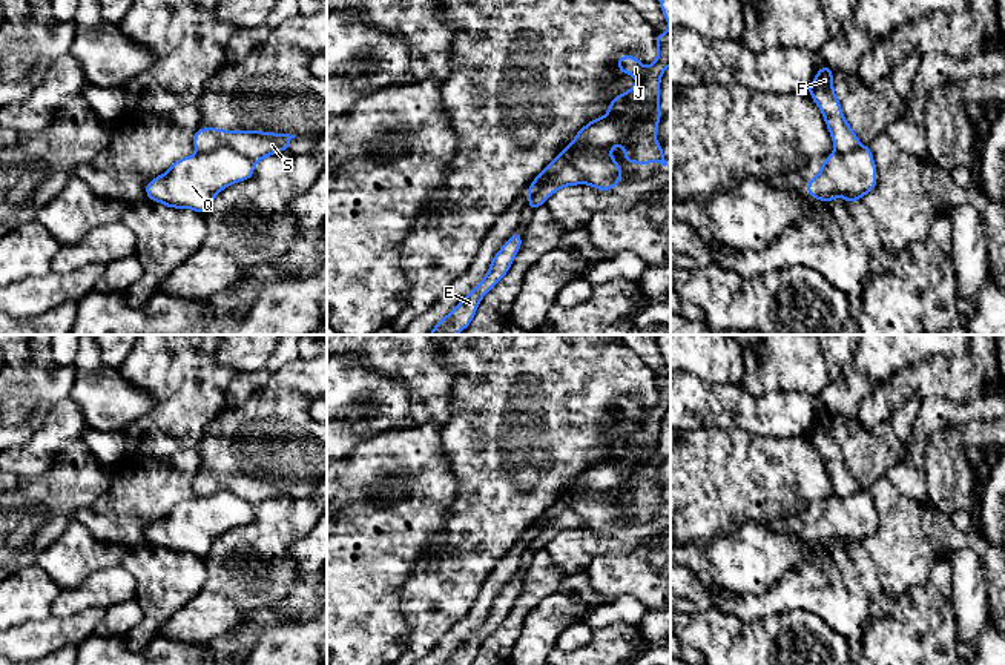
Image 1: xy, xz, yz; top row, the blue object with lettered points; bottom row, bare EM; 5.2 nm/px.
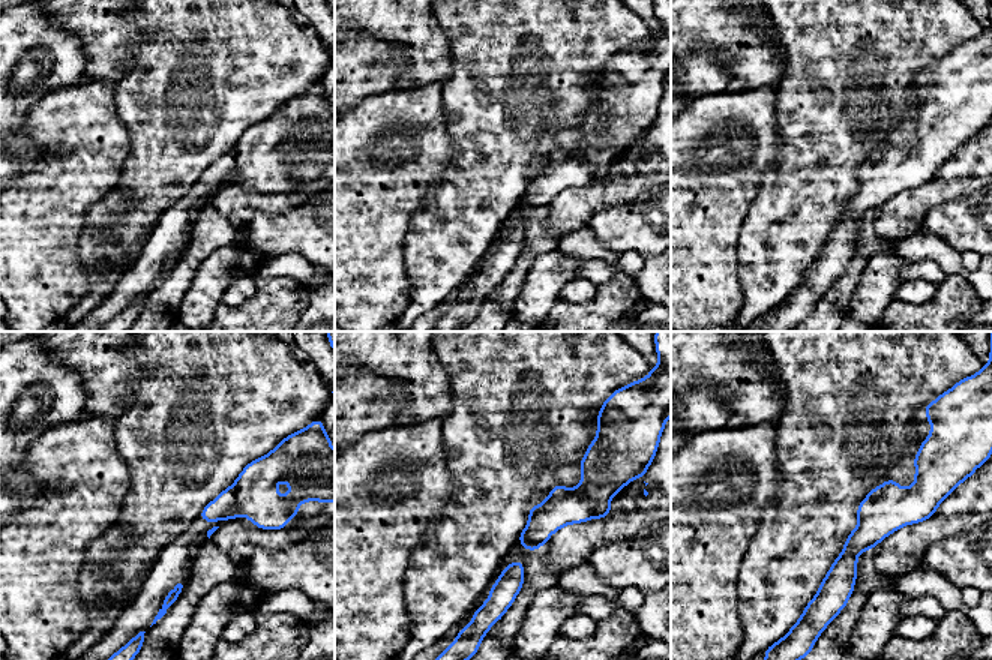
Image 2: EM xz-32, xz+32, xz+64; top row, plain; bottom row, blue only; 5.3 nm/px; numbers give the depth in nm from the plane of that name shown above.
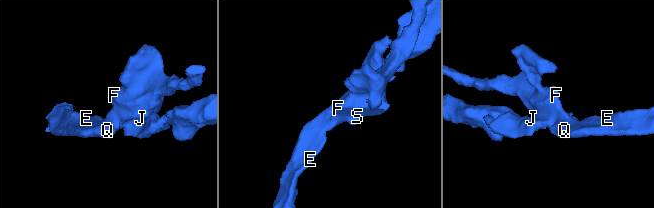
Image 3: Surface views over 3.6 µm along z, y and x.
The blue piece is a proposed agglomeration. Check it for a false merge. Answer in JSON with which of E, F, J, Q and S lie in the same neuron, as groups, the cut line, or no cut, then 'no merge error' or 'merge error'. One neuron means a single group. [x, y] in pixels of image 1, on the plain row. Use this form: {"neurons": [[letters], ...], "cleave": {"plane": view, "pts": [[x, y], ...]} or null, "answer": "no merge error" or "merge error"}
{"neurons": [["E", "J", "Q"], ["F", "S"]], "cleave": {"plane": "xy", "pts": [[198, 495], [209, 496], [229, 490], [255, 506]]}, "answer": "merge error"}

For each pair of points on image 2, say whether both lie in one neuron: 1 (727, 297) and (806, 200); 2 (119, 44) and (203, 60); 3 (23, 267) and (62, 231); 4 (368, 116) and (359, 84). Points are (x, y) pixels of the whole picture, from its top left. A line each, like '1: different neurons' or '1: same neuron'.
1: different neurons
2: different neurons
3: same neuron
4: different neurons

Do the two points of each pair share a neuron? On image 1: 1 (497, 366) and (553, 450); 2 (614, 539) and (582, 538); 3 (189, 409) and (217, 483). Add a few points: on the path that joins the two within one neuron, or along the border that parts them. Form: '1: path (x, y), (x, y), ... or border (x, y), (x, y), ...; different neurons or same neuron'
1: path (519, 387), (533, 401), (533, 429); same neuron
2: path (606, 541), (589, 541); same neuron
3: border (209, 423), (197, 444); different neurons

